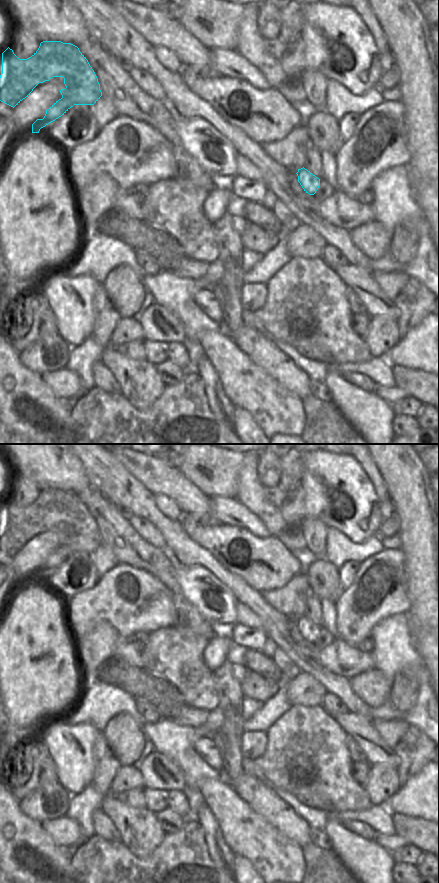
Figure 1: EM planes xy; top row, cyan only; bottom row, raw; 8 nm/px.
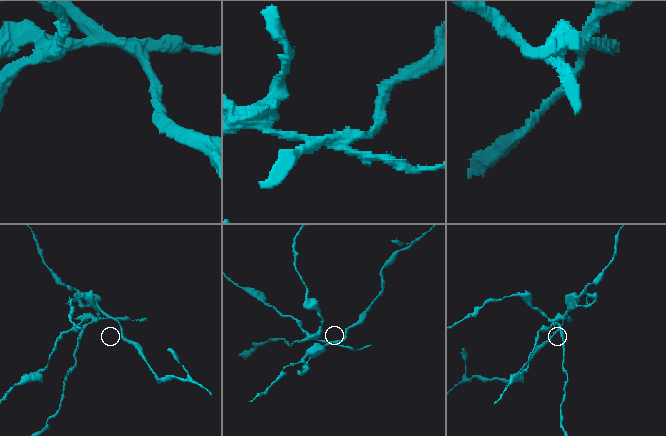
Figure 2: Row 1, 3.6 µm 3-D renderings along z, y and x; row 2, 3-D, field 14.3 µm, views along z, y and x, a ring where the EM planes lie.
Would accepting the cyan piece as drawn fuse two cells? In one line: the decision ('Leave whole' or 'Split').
Split

